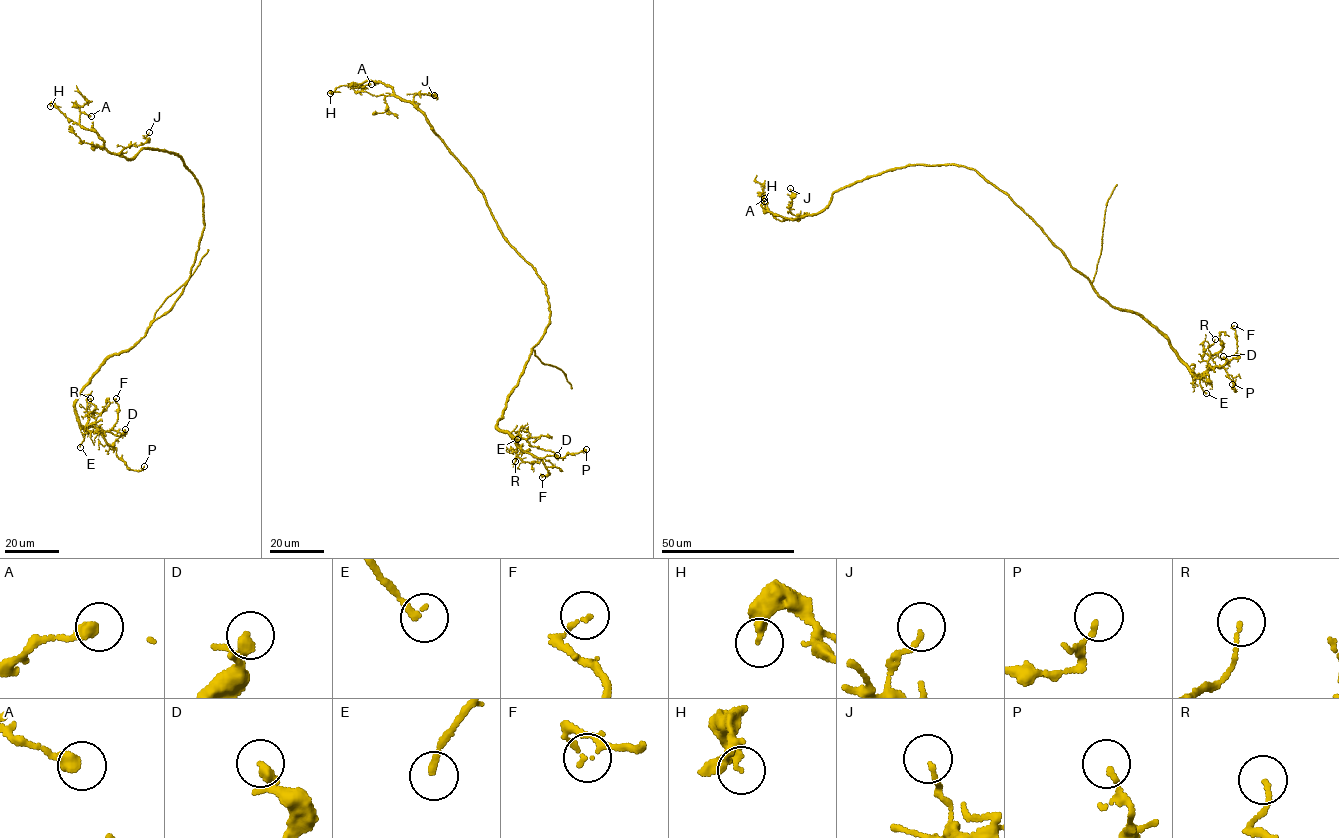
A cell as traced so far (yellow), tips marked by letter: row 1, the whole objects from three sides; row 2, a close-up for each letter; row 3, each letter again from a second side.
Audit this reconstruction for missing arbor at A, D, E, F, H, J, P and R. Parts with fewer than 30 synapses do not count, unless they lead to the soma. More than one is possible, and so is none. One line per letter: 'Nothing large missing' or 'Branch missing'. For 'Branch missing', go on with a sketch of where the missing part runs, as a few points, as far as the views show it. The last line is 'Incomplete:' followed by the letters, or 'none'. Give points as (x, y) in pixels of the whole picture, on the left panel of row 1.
A: Nothing large missing
D: Nothing large missing
E: Nothing large missing
F: Nothing large missing
H: Nothing large missing
J: Nothing large missing
P: Nothing large missing
R: Nothing large missing
Incomplete: none

